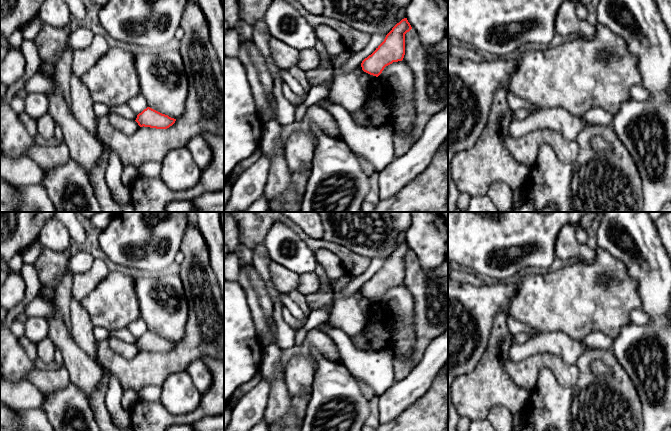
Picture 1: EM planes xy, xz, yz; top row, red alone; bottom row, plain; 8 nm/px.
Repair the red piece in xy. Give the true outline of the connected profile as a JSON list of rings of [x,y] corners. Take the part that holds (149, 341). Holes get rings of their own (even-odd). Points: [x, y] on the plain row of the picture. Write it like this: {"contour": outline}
{"contour": [[[147,331],[137,339],[135,345],[140,351],[167,353],[175,347],[176,343]]]}

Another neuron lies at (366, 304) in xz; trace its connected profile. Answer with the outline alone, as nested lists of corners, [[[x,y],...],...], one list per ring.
[[[361,289],[358,290],[357,294],[358,294],[359,304],[360,304],[361,309],[364,312],[365,318],[368,318],[370,316],[374,306],[376,305],[377,301],[364,296],[362,294]]]

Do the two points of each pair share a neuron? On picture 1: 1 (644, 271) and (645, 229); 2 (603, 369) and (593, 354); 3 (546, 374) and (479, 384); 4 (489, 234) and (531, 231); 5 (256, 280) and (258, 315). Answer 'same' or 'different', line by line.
1: same
2: different
3: different
4: same
5: different

